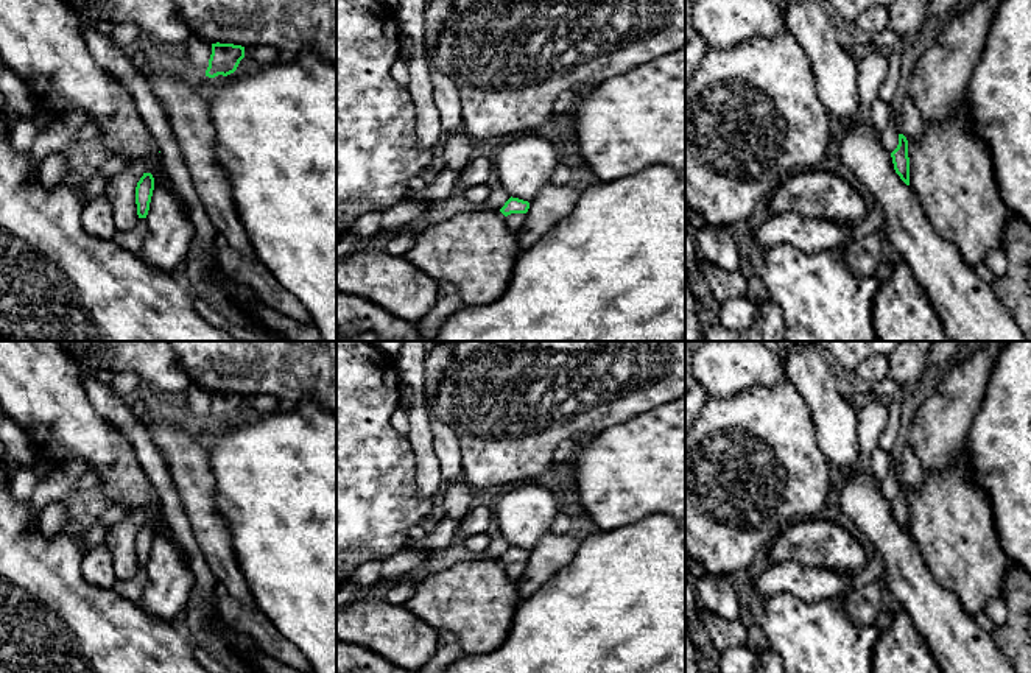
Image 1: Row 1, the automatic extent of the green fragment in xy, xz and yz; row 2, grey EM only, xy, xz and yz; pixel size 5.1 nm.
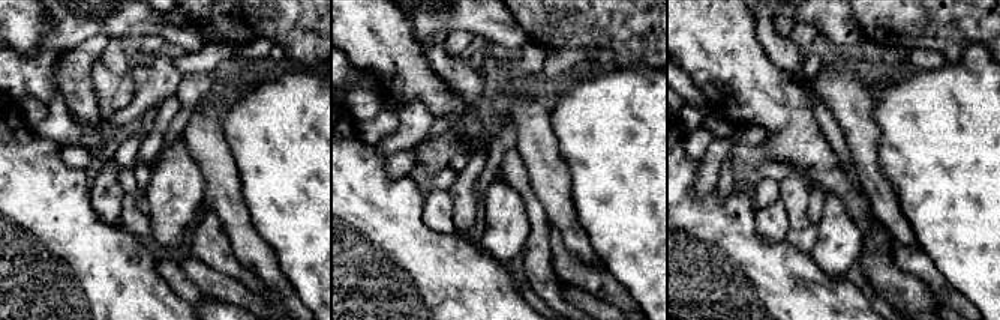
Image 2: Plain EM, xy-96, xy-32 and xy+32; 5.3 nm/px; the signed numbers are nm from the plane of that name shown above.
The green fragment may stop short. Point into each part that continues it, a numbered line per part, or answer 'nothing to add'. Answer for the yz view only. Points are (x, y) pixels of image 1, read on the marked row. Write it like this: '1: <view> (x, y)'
nothing to add

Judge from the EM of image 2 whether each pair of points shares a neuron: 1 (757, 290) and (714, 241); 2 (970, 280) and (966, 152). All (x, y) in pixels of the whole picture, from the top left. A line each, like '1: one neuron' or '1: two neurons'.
1: one neuron
2: one neuron

